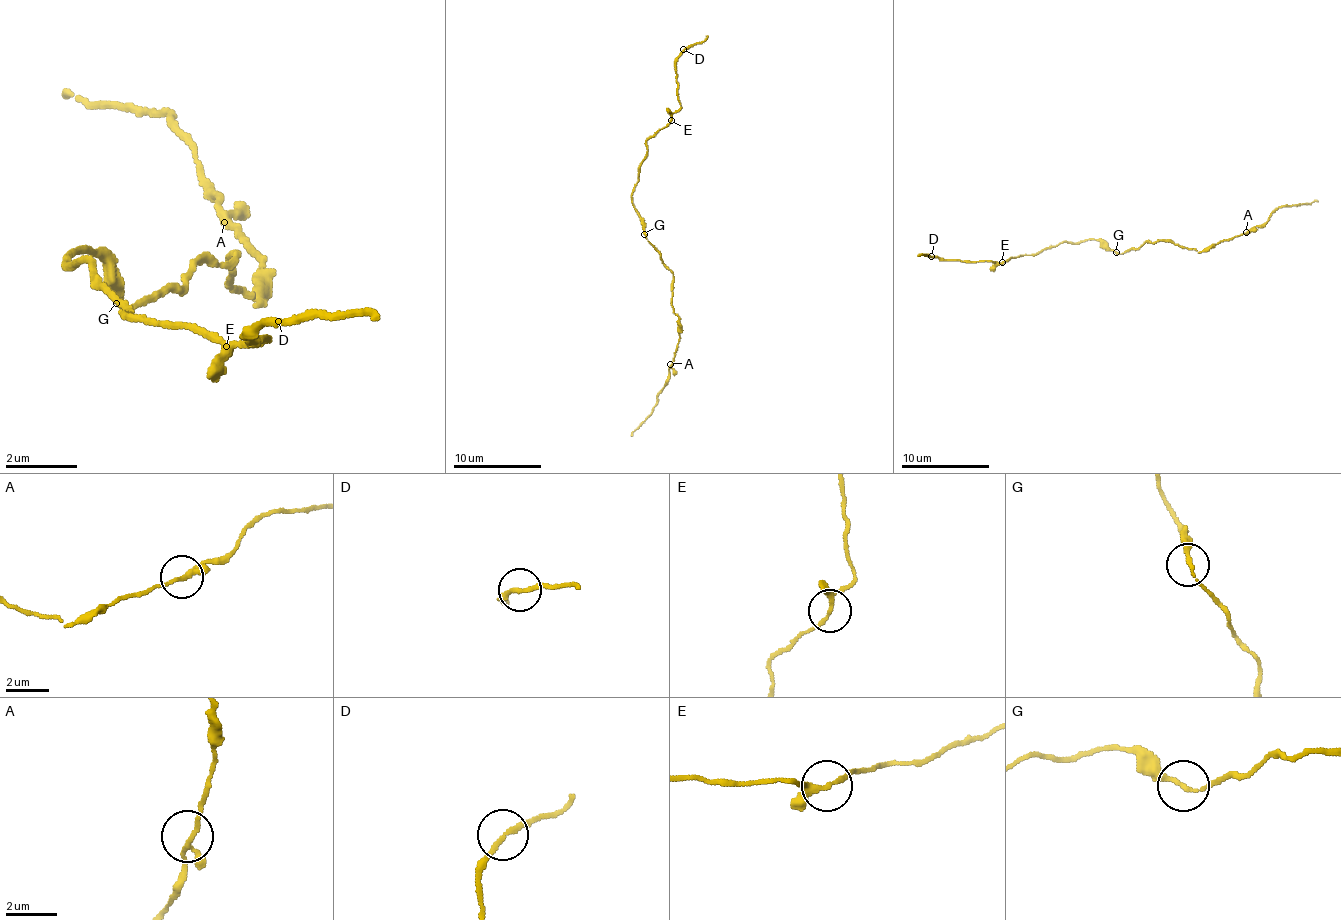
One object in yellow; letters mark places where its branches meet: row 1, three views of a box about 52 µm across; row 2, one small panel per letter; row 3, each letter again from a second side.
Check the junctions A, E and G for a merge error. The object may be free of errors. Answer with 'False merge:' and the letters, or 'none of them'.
False merge: none of them

